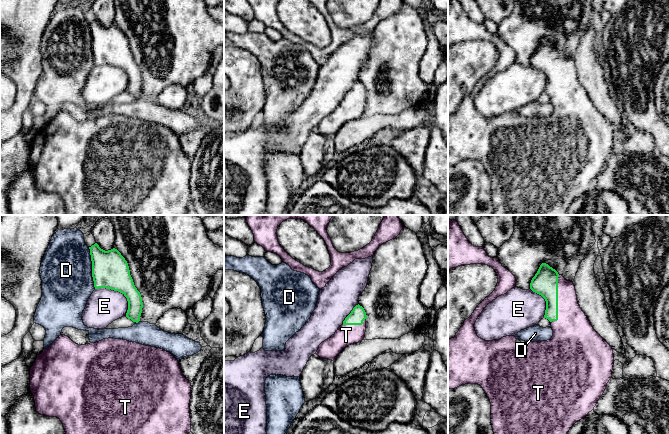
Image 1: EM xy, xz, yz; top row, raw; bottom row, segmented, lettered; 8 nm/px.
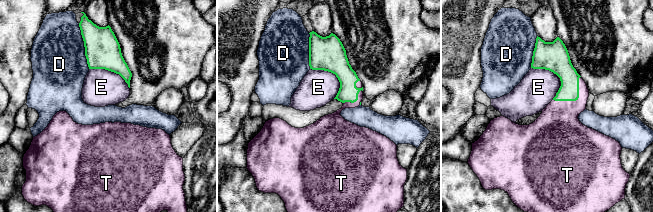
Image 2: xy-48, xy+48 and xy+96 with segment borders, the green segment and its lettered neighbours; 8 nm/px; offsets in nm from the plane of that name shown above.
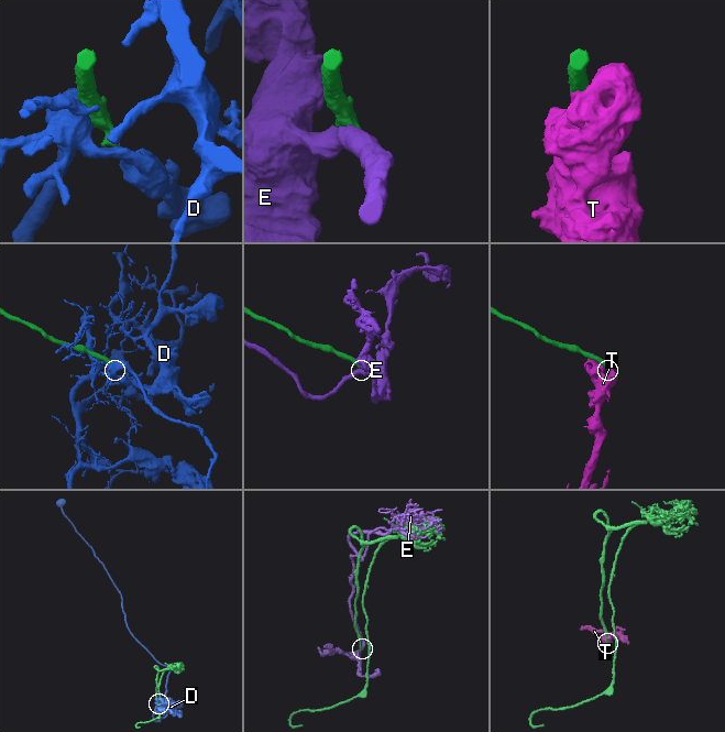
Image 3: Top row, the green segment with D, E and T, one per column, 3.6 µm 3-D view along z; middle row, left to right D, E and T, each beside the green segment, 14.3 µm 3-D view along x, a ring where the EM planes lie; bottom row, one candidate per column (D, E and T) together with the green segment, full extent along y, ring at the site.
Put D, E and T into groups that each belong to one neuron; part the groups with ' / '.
D / E / T

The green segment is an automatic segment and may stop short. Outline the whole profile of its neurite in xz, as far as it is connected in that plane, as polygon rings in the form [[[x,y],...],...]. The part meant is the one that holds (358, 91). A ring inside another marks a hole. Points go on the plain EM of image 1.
[[[356,81],[335,110],[319,121],[316,130],[320,134],[334,137],[345,123],[364,116],[366,95],[364,84]]]

